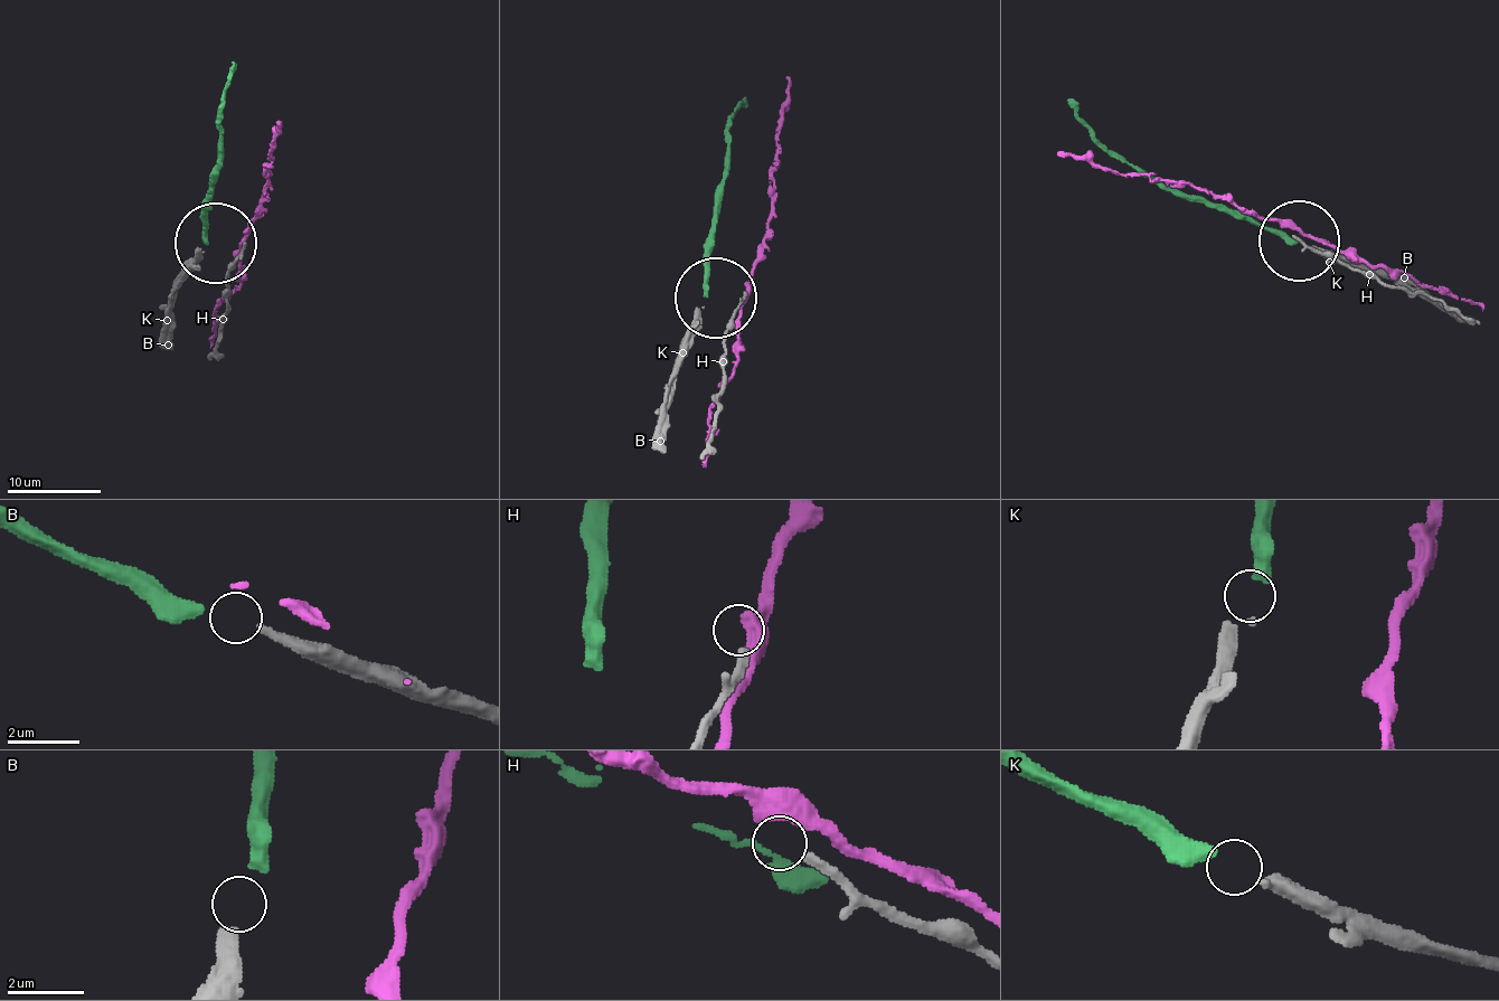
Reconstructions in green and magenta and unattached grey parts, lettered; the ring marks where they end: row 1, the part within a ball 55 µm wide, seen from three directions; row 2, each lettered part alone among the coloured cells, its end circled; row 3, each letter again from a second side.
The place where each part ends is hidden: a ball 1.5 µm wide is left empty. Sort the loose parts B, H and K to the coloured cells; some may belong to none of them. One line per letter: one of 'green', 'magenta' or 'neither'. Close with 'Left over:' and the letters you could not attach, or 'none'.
B: neither
H: neither
K: green
Left over: B, H

